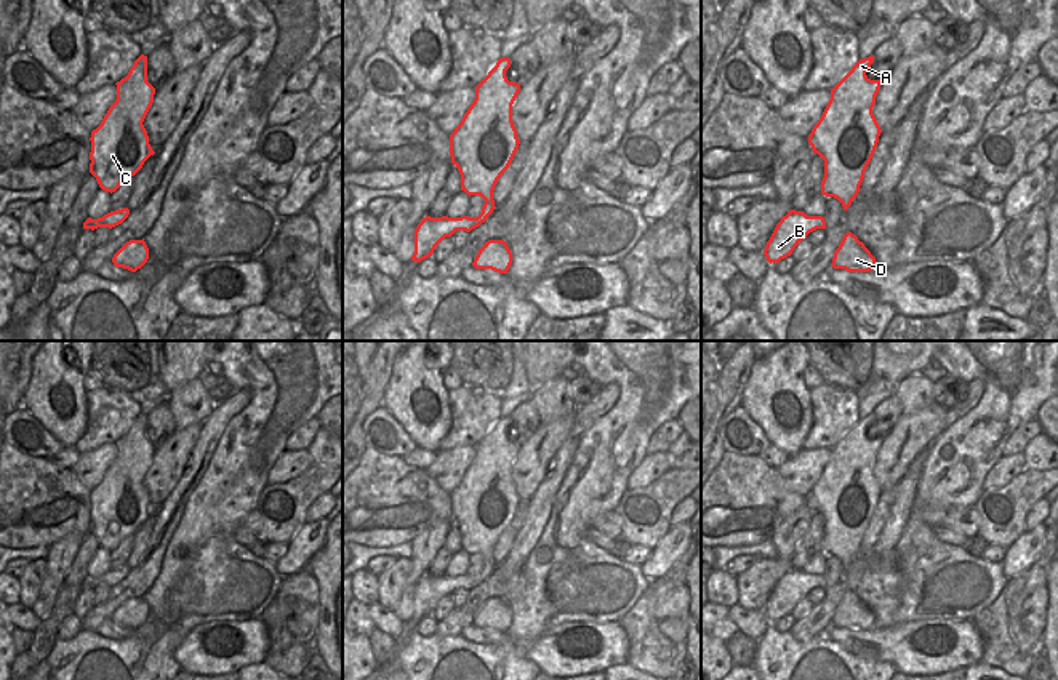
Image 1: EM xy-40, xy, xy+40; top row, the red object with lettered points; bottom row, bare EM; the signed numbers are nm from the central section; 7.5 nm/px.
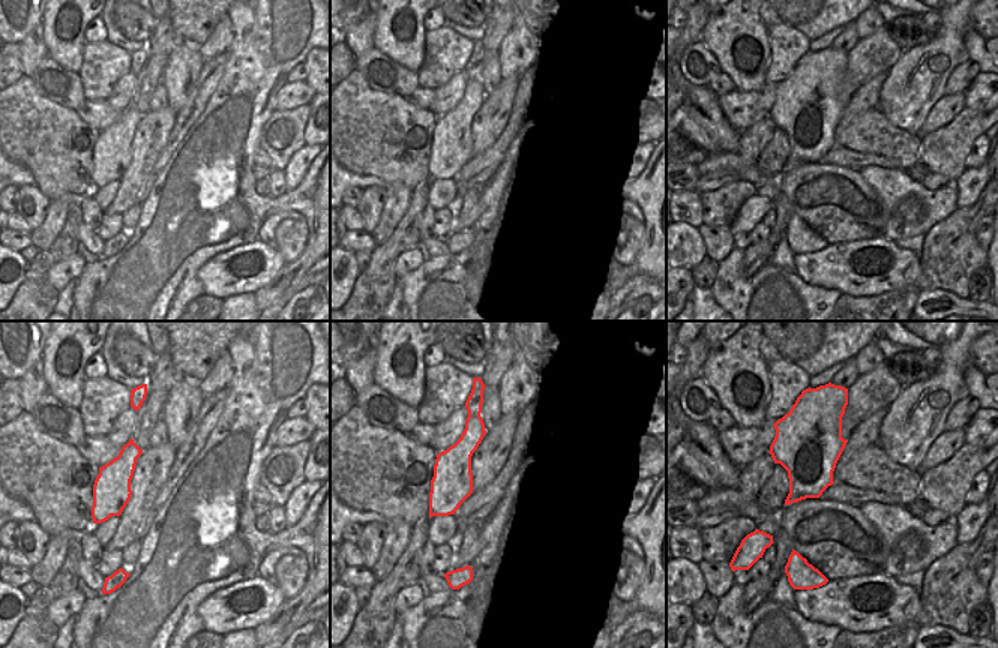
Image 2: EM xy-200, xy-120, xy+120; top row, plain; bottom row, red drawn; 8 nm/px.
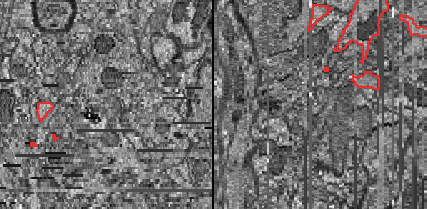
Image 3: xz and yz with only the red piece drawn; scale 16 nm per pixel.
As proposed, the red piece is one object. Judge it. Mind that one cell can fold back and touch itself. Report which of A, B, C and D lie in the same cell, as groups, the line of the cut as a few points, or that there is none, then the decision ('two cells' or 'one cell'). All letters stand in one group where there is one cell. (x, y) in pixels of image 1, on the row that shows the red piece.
groups A B C D; cut none; one cell

